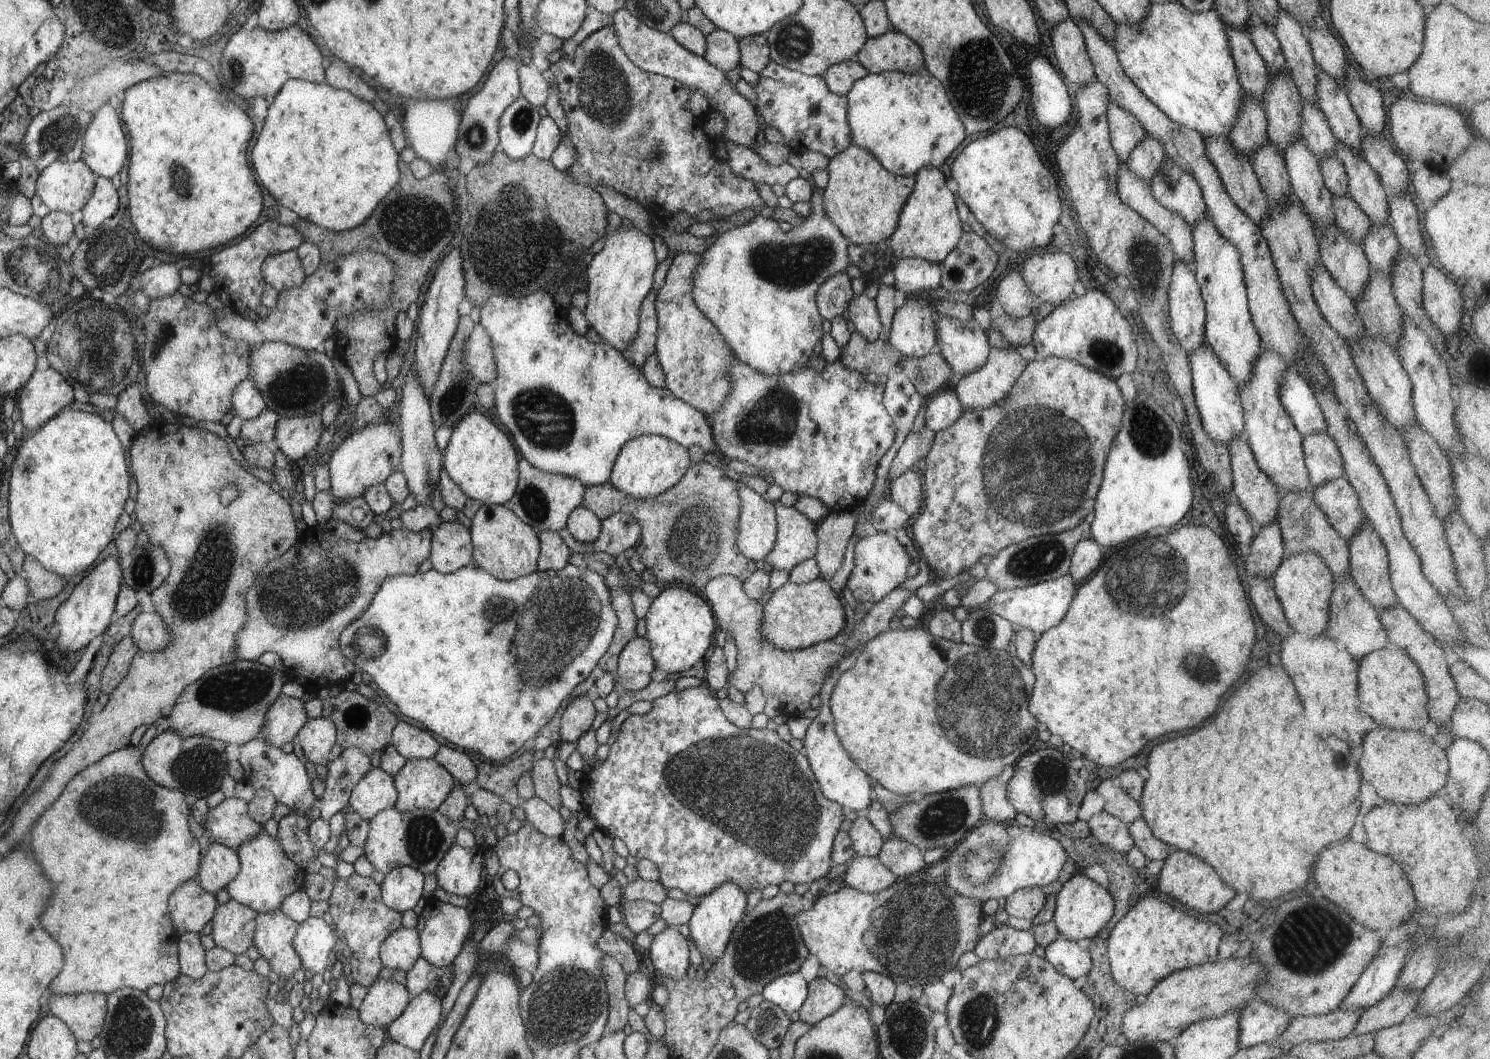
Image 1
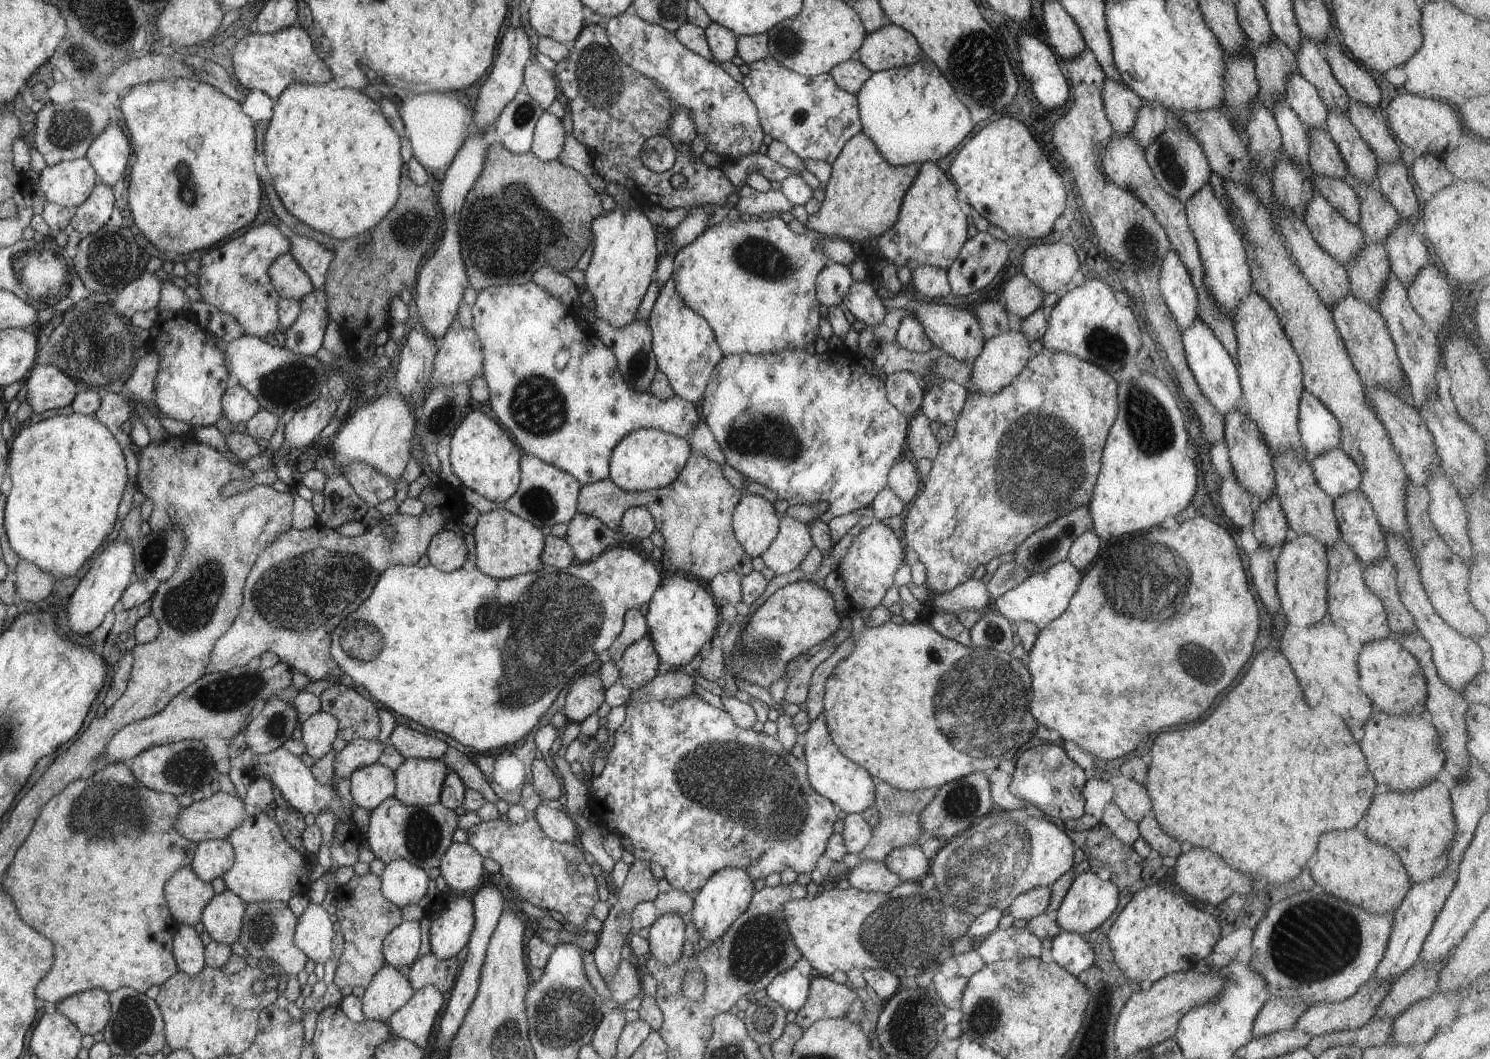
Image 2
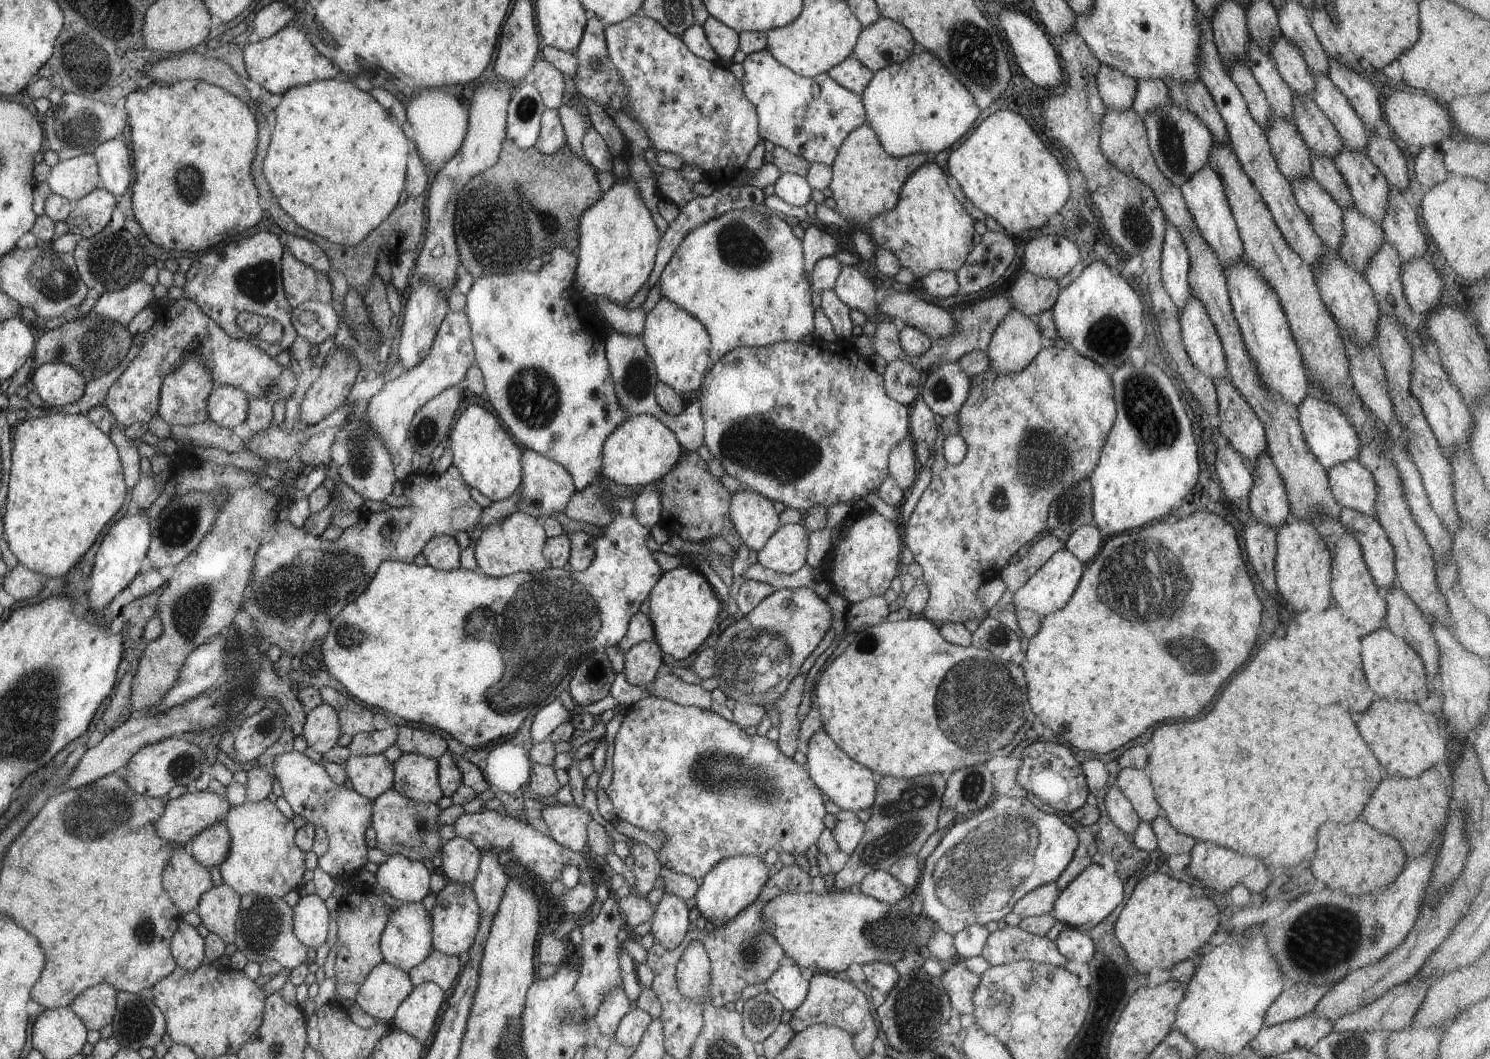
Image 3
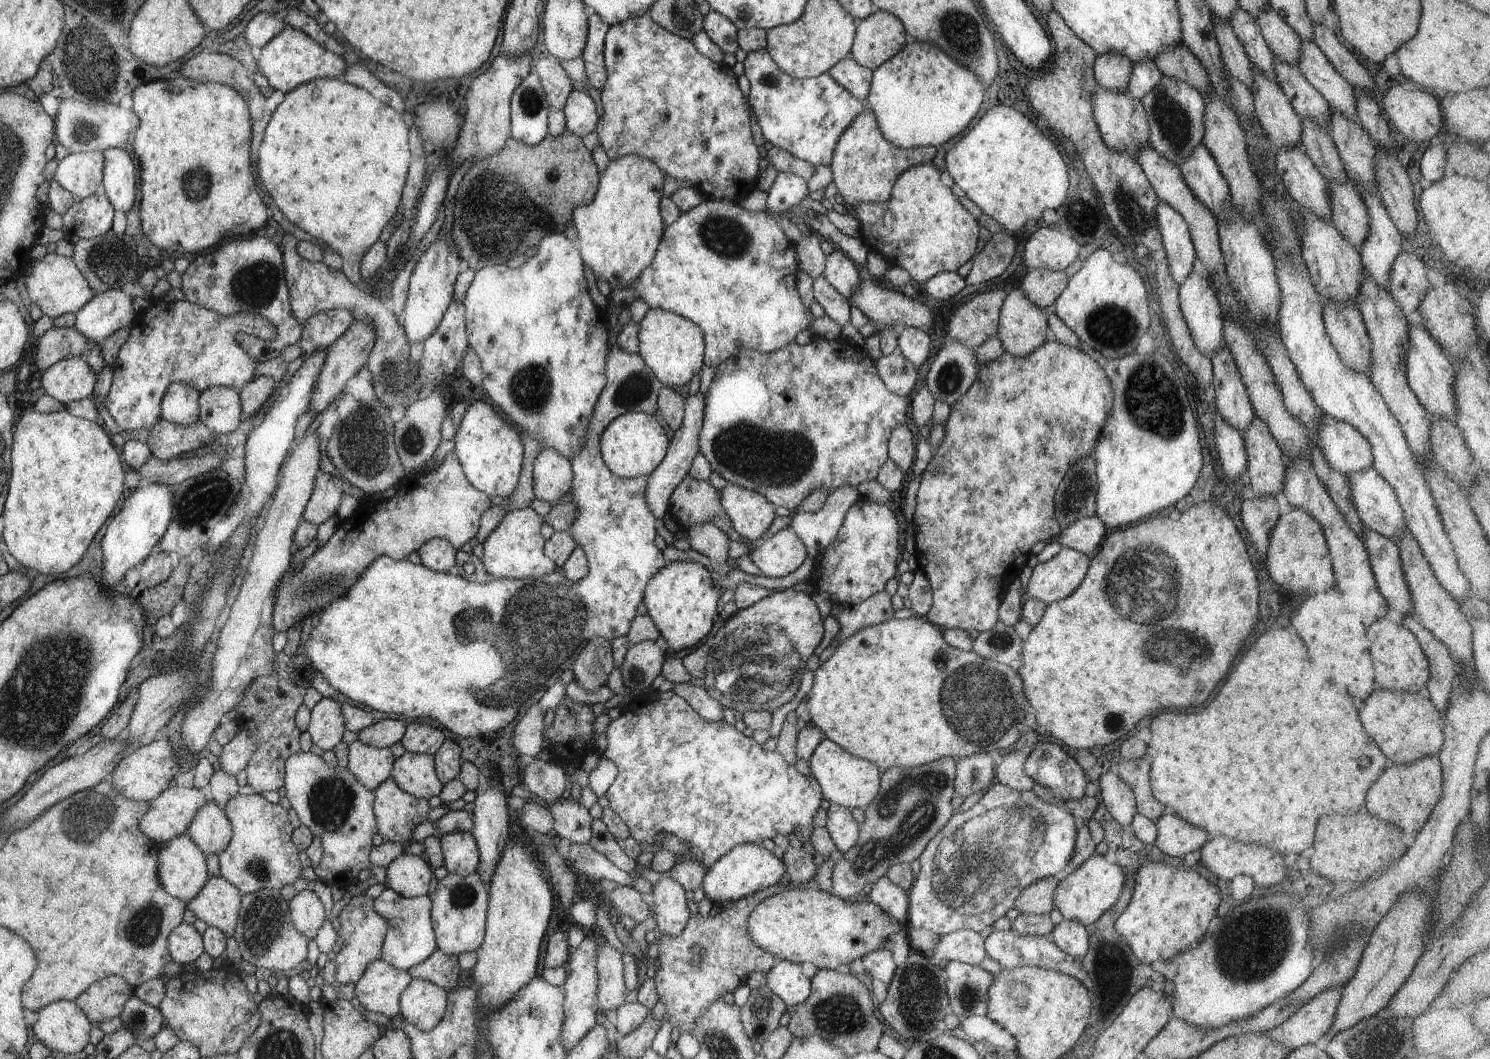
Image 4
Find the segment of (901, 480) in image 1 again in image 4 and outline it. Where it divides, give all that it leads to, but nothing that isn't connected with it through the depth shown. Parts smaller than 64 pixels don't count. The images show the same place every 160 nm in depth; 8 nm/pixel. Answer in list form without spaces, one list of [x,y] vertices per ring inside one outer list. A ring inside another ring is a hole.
[[[906,424],[898,425],[889,438],[889,459],[905,472],[906,478],[912,476],[915,461],[914,436]]]

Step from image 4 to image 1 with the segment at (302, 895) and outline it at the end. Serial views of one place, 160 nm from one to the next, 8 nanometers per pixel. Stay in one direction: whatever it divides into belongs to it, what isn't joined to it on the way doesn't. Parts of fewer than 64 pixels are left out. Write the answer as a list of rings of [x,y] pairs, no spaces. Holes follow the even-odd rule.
[[[310,916],[302,925],[293,946],[301,957],[302,967],[313,975],[323,974],[330,962],[330,950],[334,950],[336,940],[332,928],[322,918]]]

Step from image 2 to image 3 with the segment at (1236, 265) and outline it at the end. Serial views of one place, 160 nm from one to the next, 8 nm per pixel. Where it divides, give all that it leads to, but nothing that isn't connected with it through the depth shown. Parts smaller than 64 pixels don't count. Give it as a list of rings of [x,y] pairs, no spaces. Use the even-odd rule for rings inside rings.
[[[1206,165],[1193,177],[1190,177],[1190,180],[1187,180],[1180,188],[1184,202],[1199,228],[1199,233],[1206,241],[1207,246],[1214,251],[1224,270],[1244,258],[1243,242],[1232,216],[1231,208],[1227,203],[1225,186],[1222,184],[1219,175],[1214,172],[1214,169]]]

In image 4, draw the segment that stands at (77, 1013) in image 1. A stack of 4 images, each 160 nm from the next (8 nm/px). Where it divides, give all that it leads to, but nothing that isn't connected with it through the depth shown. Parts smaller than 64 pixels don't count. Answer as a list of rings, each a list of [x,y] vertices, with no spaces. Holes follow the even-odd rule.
[[[112,975],[88,987],[76,997],[76,1003],[90,1021],[98,1024],[119,1016],[133,990],[134,986],[128,981]]]

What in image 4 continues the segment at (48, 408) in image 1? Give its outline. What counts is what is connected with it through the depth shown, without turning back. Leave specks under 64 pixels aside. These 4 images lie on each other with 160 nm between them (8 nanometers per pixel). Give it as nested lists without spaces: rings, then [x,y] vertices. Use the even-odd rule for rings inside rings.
[[[70,357],[54,363],[40,376],[40,384],[46,395],[65,405],[92,397],[94,386],[97,386],[92,368],[82,357]]]

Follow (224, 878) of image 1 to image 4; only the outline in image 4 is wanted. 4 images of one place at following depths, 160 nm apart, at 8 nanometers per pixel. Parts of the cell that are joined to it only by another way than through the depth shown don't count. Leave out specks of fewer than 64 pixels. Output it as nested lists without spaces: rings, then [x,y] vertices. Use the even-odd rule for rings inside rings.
[[[212,799],[197,813],[186,834],[191,837],[202,852],[219,855],[232,840],[233,827],[225,809]]]

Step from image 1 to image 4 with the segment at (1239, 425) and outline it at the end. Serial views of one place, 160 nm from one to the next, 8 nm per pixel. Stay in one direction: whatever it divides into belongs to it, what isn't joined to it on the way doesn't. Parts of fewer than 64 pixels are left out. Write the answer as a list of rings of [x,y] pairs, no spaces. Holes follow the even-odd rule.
[[[1194,268],[1190,276],[1181,284],[1179,288],[1179,305],[1194,344],[1203,355],[1211,358],[1213,354],[1223,348],[1224,316],[1216,292],[1202,268]]]

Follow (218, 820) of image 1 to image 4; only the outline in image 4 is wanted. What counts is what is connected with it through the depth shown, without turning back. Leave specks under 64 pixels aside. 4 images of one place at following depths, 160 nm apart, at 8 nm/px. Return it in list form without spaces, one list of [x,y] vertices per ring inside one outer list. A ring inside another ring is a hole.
[[[169,788],[149,802],[150,810],[140,820],[142,832],[156,844],[169,843],[188,832],[197,813],[208,802],[207,790]]]

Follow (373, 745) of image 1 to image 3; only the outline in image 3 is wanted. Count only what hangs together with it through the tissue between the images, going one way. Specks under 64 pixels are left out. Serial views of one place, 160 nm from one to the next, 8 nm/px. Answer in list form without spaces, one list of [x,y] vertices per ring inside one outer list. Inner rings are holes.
[[[323,686],[320,690],[321,699],[336,710],[339,716],[340,730],[348,736],[356,736],[358,733],[373,733],[376,729],[372,723],[374,713],[370,708],[354,702],[352,698],[344,696],[338,690]]]

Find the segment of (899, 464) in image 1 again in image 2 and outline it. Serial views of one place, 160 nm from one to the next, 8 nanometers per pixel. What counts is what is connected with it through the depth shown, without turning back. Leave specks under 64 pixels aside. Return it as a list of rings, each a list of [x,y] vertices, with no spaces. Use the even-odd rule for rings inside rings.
[[[918,412],[909,419],[906,443],[906,455],[914,462],[921,458],[934,461],[938,455],[940,441],[937,439],[935,426],[924,413]]]

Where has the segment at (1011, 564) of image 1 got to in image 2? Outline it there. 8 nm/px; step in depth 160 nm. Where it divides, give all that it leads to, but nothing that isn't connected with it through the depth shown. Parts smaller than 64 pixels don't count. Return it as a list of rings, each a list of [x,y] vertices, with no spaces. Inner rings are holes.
[[[1088,504],[1076,508],[1074,512],[1066,512],[1066,516],[1062,516],[1062,518],[1058,516],[1056,520],[1052,520],[1052,524],[1048,524],[1046,528],[1042,528],[1042,530],[1038,530],[1031,536],[1028,536],[1024,540],[1024,544],[1014,550],[1014,558],[1016,558],[1014,562],[1018,566],[1026,568],[1026,572],[1030,574],[1030,577],[1034,574],[1042,574],[1048,568],[1052,568],[1054,564],[1067,560],[1069,550],[1076,541],[1076,538],[1082,536],[1084,532],[1093,531],[1092,526],[1091,515],[1088,512]]]

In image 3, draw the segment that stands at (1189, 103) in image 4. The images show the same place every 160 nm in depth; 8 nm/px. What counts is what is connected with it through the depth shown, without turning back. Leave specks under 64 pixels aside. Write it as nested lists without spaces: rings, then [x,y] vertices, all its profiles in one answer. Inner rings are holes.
[[[1169,100],[1166,106],[1152,111],[1143,121],[1147,128],[1148,144],[1159,172],[1175,187],[1181,187],[1208,164],[1215,142],[1206,125],[1194,116],[1194,113],[1177,107]]]

